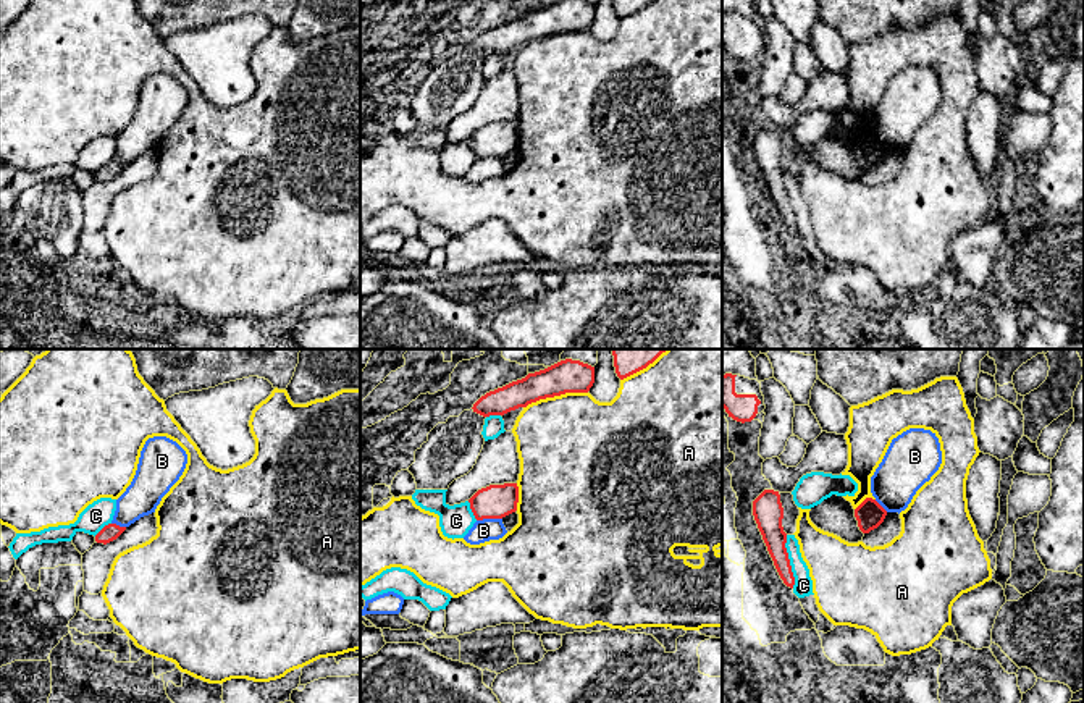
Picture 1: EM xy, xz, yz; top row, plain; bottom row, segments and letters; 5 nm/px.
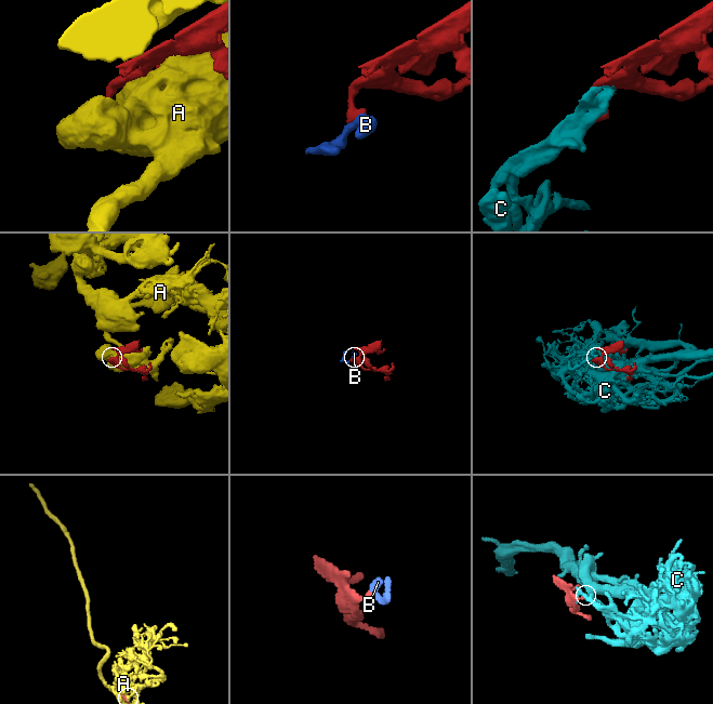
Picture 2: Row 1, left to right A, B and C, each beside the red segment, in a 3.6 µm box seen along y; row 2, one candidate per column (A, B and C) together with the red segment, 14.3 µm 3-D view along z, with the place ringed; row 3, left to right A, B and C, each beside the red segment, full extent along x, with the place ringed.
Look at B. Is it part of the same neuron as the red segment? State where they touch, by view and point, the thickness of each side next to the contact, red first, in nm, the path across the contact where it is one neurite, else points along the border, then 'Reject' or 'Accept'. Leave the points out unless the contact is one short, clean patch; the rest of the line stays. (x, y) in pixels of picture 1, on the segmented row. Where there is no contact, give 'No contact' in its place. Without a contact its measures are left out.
Touches red at xz (488, 517). Thickness 170 nm (red) against 110 nm. Boundary: xz (501, 517), (477, 521). Reject

